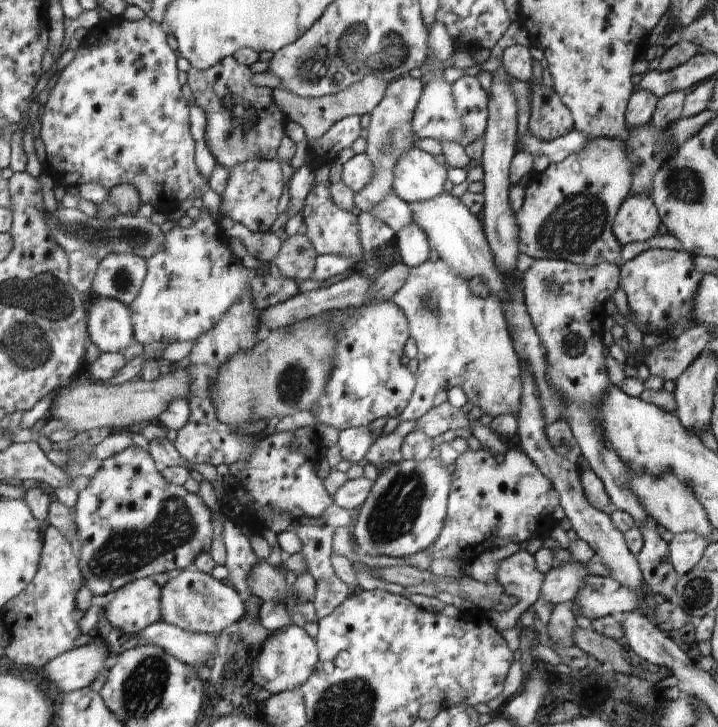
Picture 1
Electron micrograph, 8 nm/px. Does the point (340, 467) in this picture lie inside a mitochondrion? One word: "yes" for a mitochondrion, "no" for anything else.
no

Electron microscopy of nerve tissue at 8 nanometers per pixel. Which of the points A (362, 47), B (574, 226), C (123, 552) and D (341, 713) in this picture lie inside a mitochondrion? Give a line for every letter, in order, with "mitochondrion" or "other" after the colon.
A: mitochondrion
B: mitochondrion
C: mitochondrion
D: mitochondrion

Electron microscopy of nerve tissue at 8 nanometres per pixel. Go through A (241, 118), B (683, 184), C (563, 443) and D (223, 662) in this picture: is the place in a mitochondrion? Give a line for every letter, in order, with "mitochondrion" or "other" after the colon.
A: mitochondrion
B: mitochondrion
C: other
D: other

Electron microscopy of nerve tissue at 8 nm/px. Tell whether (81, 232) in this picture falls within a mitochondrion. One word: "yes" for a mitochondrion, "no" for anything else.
yes

